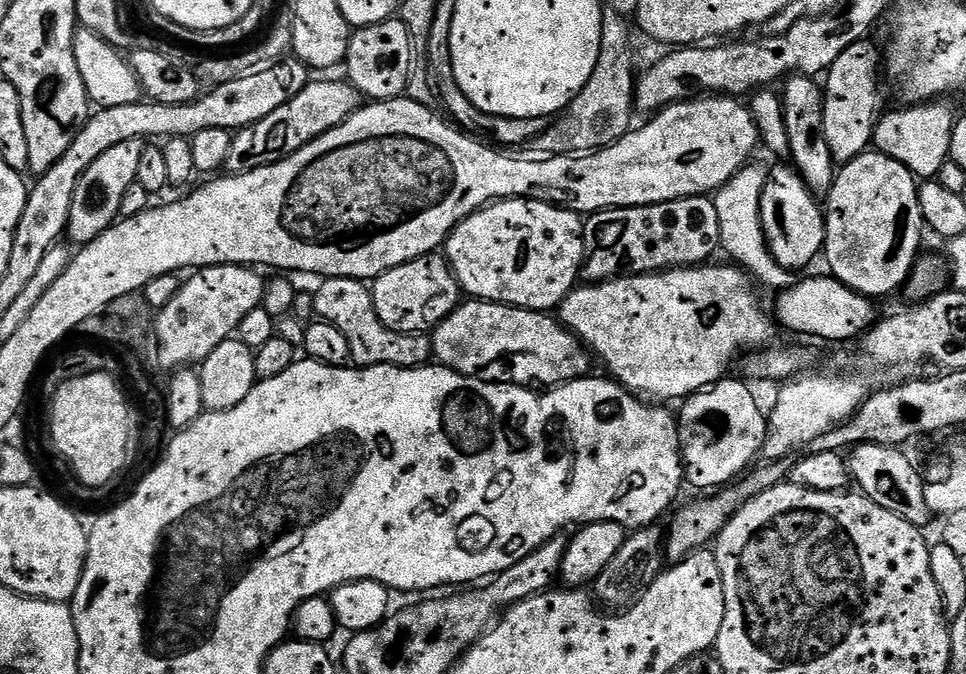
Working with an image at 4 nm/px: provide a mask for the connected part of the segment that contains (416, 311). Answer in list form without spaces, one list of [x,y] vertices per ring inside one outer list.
[[[433,254],[430,256],[419,256],[402,266],[394,266],[376,277],[371,285],[372,301],[374,310],[378,310],[378,318],[382,318],[384,325],[395,332],[411,332],[413,334],[424,334],[435,329],[448,317],[449,314],[462,303],[462,289],[456,281],[456,275],[443,255]]]

